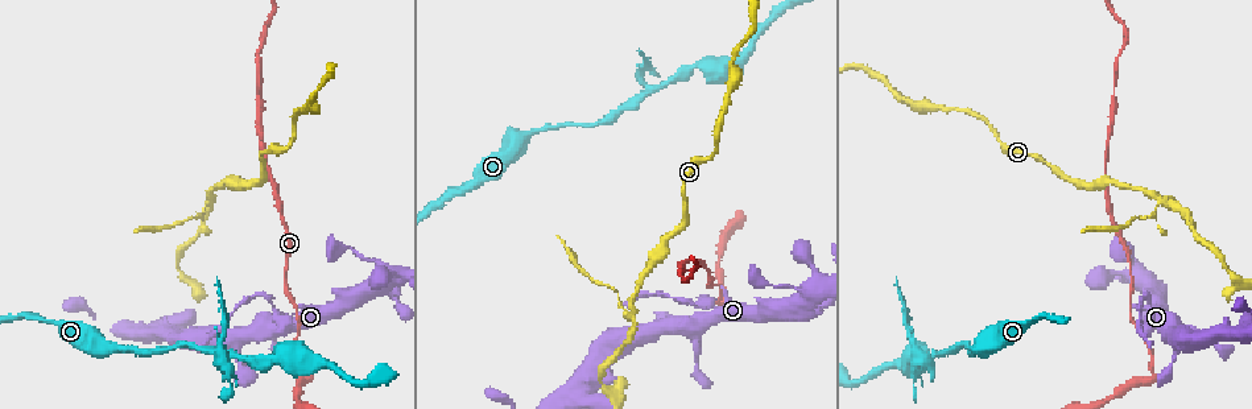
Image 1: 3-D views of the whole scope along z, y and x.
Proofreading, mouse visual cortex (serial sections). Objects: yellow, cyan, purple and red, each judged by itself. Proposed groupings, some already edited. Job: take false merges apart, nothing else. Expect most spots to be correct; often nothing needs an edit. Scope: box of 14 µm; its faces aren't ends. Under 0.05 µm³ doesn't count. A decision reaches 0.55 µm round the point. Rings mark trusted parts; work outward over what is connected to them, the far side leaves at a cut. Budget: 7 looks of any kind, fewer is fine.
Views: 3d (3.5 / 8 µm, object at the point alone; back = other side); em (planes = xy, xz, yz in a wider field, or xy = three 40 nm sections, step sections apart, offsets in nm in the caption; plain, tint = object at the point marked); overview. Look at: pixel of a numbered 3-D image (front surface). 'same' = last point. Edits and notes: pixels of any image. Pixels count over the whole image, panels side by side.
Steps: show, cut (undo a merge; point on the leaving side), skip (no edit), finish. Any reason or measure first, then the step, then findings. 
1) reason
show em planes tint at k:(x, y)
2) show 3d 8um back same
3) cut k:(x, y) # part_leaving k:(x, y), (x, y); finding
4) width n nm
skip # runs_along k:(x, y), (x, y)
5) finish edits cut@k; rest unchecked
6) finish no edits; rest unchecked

abrupt turn
show 3d 3.5um at 1:(302, 383)

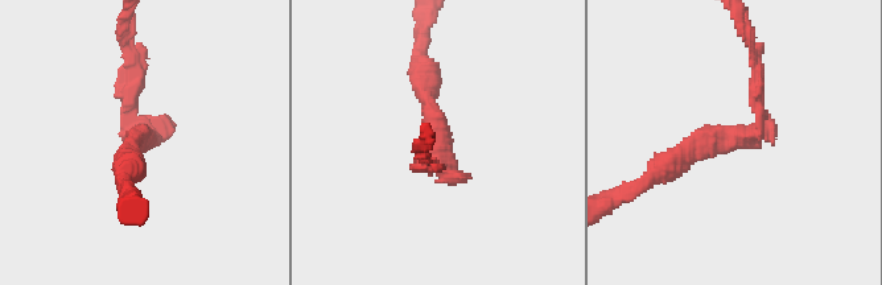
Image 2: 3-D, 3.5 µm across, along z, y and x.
arm_widths 150, 200 nm; now the EM
show em xy step 1 tint at 2:(744, 134)

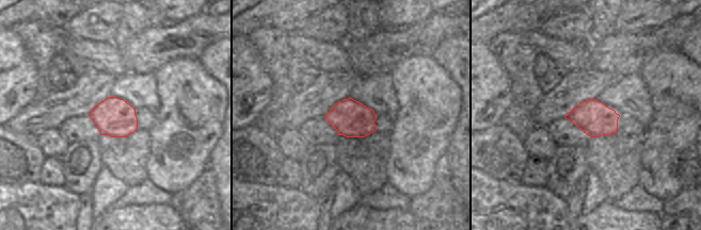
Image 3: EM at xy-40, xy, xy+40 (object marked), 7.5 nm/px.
cut 2:(149, 141) # part_leaving 2:(137, 123), (141, 135), (124, 172); a second cell is stuck on

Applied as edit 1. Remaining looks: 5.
three-way junction
show 3d 3.5um at 1:(211, 202)

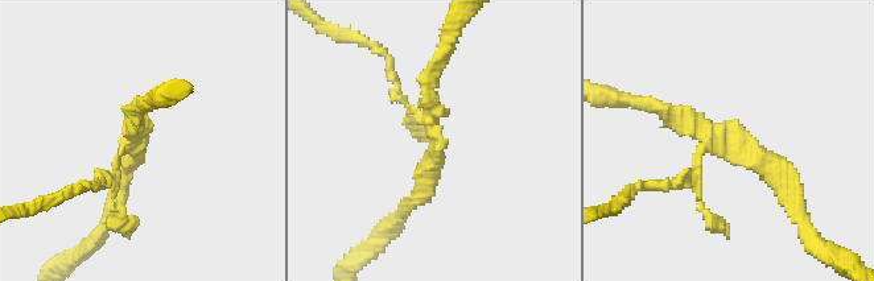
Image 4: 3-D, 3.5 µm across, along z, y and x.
now the EM
show em xy step 5 tint at 4:(132, 141)

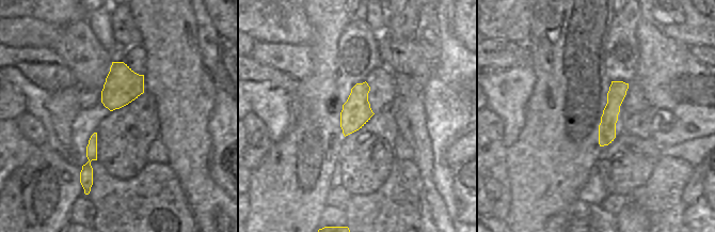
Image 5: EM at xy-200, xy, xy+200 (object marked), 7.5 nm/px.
cut 4:(675, 185) # part_leaving 4:(697, 158), (691, 180), (640, 184), (619, 199); a second cell is stuck on

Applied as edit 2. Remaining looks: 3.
finish edits cut@2, cut@4; rest unchecked

